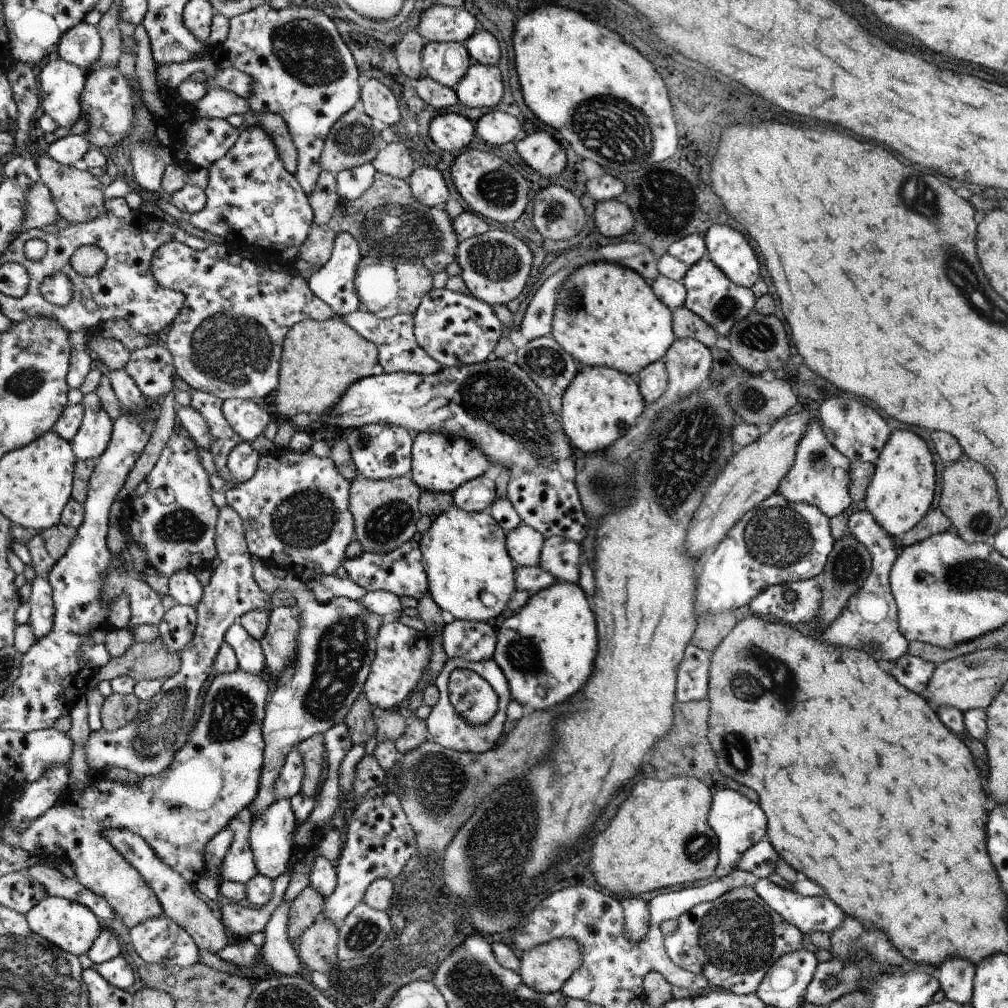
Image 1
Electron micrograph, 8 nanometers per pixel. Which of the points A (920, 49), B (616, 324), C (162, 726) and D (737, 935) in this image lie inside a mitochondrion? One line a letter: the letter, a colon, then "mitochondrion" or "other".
A: other
B: other
C: mitochondrion
D: mitochondrion

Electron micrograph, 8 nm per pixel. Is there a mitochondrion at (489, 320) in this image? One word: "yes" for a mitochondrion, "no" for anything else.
no

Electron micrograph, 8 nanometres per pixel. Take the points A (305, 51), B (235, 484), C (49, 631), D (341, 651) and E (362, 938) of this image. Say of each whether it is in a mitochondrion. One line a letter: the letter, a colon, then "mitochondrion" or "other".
A: mitochondrion
B: other
C: other
D: mitochondrion
E: mitochondrion

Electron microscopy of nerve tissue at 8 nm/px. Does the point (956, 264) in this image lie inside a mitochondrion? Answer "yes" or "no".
yes

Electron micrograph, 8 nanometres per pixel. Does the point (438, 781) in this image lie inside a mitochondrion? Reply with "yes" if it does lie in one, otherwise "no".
yes

